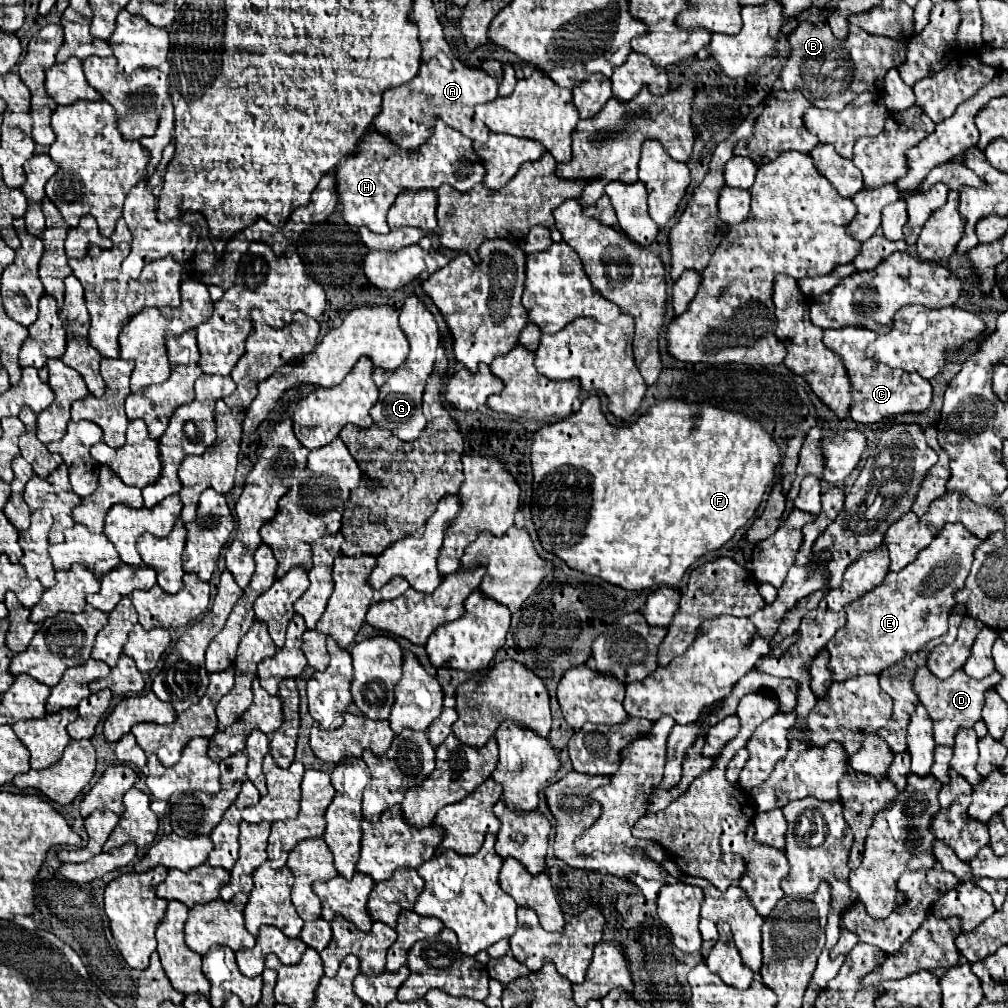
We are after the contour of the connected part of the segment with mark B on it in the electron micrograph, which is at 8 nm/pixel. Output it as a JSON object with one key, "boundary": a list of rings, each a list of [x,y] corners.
{"boundary":[[[800,23],[790,35],[792,53],[788,63],[782,69],[782,87],[786,91],[800,89],[806,99],[820,109],[842,111],[856,95],[884,87],[884,75],[890,67],[896,67],[898,61],[906,55],[906,45],[888,37],[872,37],[870,33],[850,25],[850,33],[844,41],[836,39],[828,25],[810,25]]]}

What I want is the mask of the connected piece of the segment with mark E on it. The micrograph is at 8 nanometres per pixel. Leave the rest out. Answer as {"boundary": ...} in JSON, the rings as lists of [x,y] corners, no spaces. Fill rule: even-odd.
{"boundary":[[[962,523],[946,525],[934,541],[918,553],[918,557],[906,565],[902,571],[886,573],[884,581],[874,587],[872,591],[864,593],[860,599],[846,605],[846,625],[836,631],[836,635],[828,641],[830,651],[830,669],[834,671],[834,681],[844,681],[848,675],[862,675],[862,673],[882,673],[902,657],[920,651],[930,639],[936,639],[946,633],[948,629],[948,613],[954,607],[954,593],[964,587],[964,581],[970,573],[974,551],[982,541],[976,539],[972,533],[964,529]]]}

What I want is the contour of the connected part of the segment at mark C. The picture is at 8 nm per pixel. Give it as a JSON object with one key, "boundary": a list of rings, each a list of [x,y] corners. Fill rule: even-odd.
{"boundary":[[[838,329],[838,331],[824,331],[824,343],[828,345],[828,349],[832,349],[834,353],[838,353],[848,369],[850,381],[852,381],[852,389],[854,389],[854,397],[856,401],[852,401],[850,407],[850,417],[856,423],[876,423],[884,417],[892,417],[892,415],[900,415],[900,413],[908,413],[908,411],[924,411],[930,401],[932,401],[932,385],[930,381],[918,377],[918,373],[906,373],[906,371],[892,371],[888,367],[880,367],[878,363],[874,363],[868,355],[868,343],[872,341],[872,331],[868,329]]]}

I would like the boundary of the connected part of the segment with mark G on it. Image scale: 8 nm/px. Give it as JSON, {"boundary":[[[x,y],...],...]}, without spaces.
{"boundary":[[[408,295],[400,309],[400,325],[406,329],[406,337],[410,337],[410,357],[388,377],[388,381],[380,387],[380,395],[376,405],[370,409],[374,423],[390,429],[402,441],[414,441],[426,427],[426,419],[422,415],[422,393],[426,381],[436,363],[436,351],[440,347],[440,331],[434,315],[428,311],[424,301],[418,295]]]}

